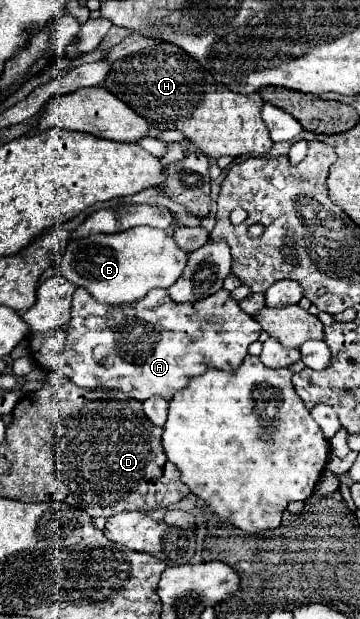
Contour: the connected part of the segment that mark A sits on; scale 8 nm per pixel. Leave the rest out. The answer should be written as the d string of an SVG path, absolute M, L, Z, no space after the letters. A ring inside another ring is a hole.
M78 288L72 300L72 318L64 330L30 334L30 352L38 366L48 366L66 374L76 386L84 388L116 389L136 400L150 396L172 398L178 390L186 388L188 380L208 368L234 370L248 354L248 346L258 340L260 324L242 312L240 304L228 290L220 290L206 300L194 304L176 304L168 298L166 290L150 290L150 296L138 300L132 306L108 306L90 296L84 288Z

